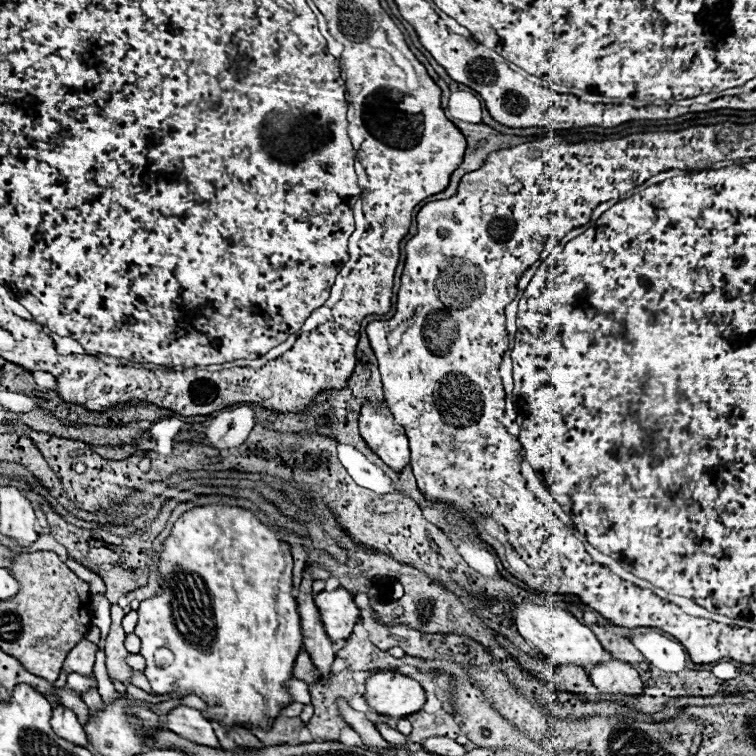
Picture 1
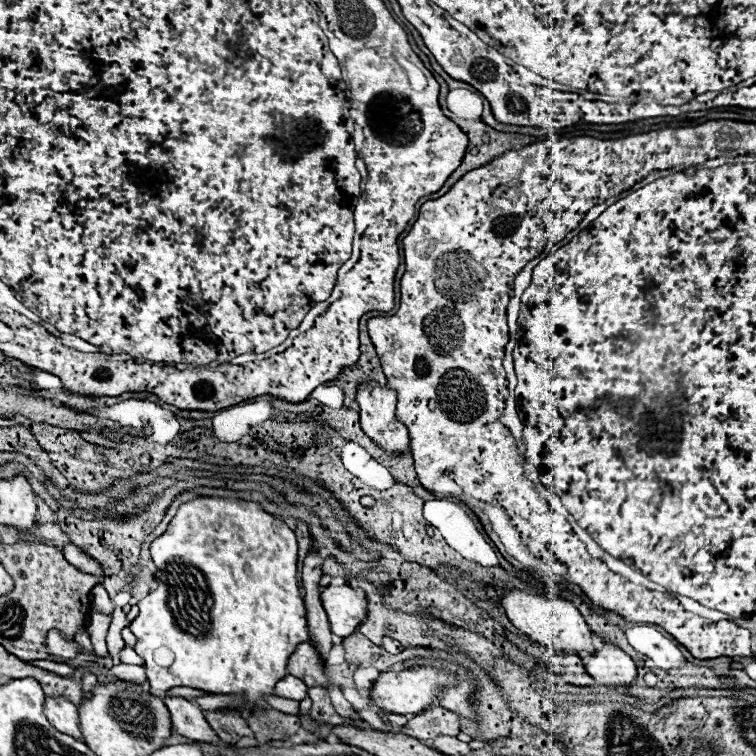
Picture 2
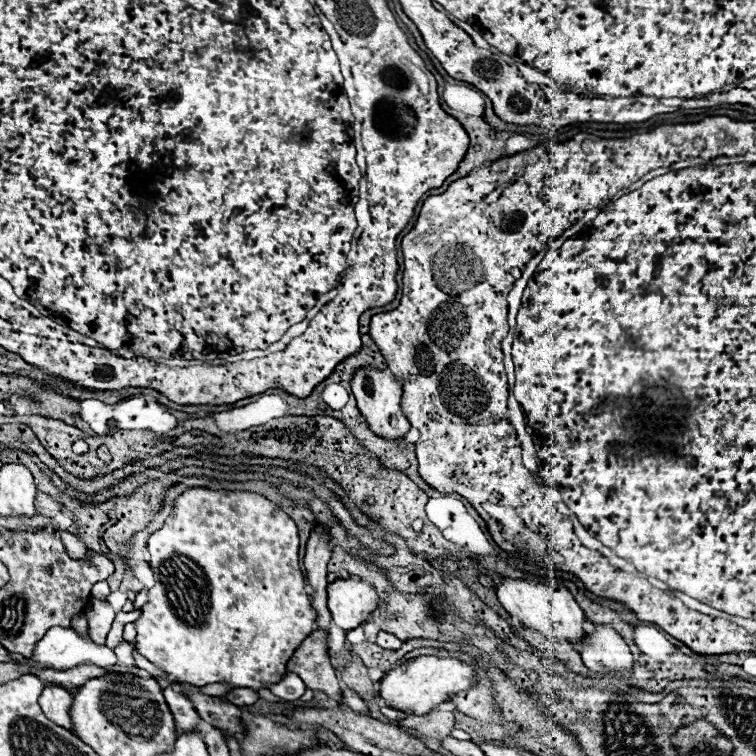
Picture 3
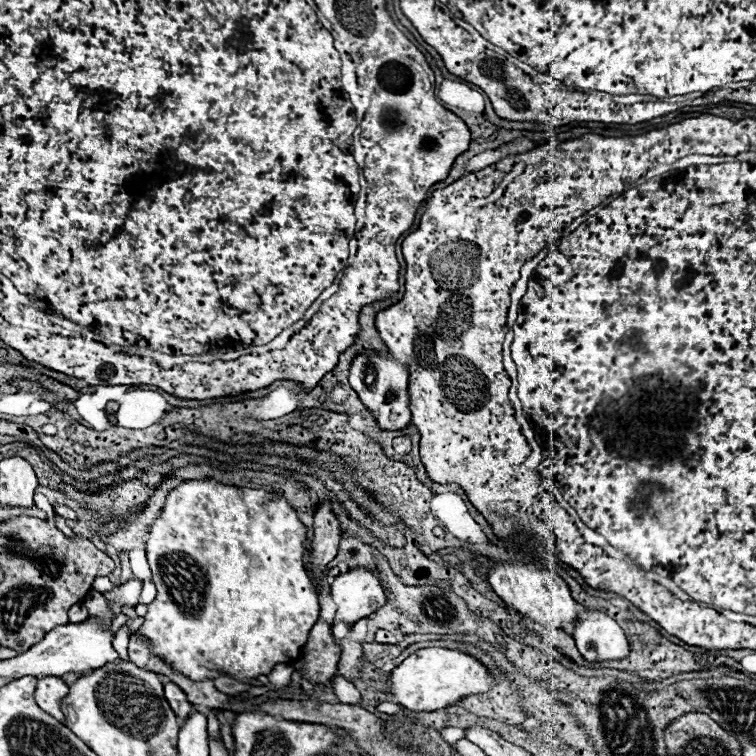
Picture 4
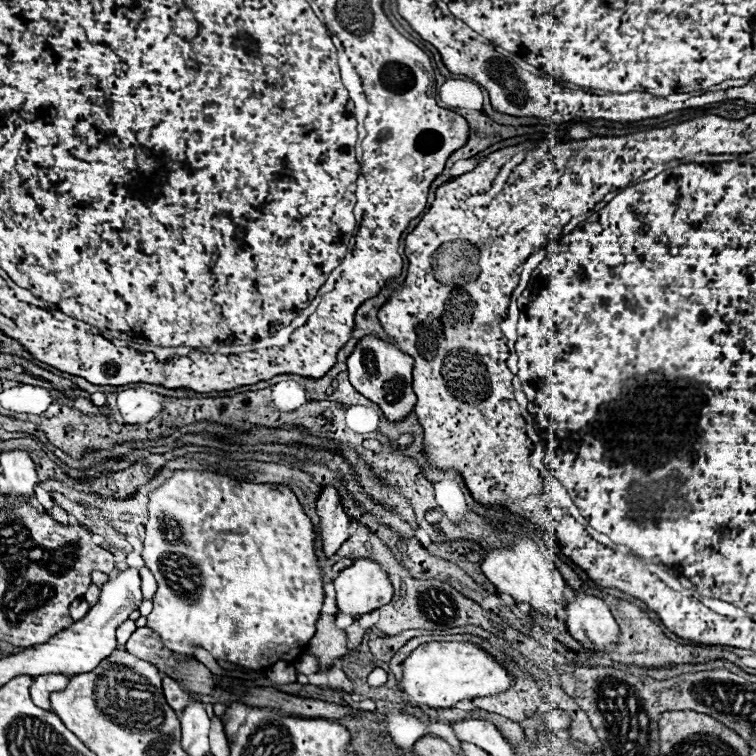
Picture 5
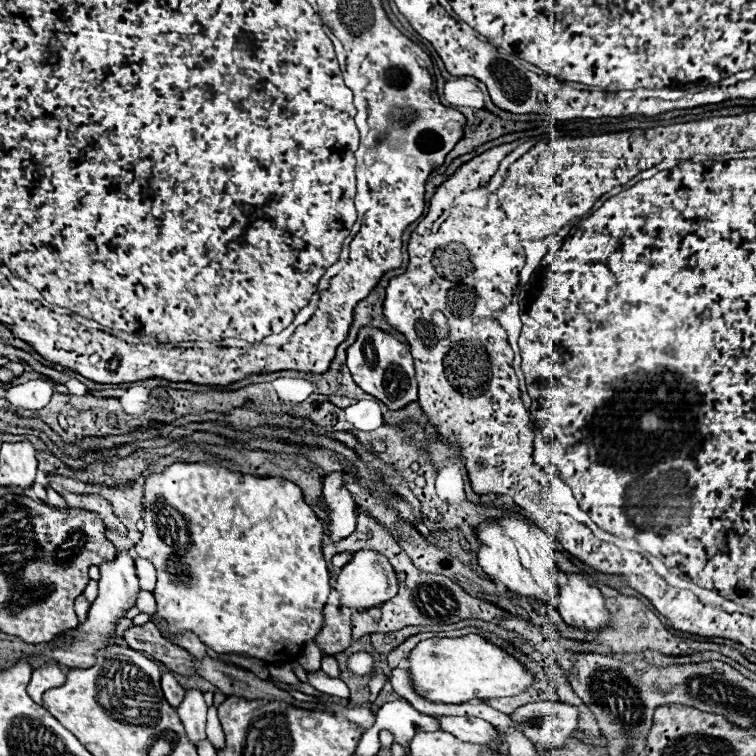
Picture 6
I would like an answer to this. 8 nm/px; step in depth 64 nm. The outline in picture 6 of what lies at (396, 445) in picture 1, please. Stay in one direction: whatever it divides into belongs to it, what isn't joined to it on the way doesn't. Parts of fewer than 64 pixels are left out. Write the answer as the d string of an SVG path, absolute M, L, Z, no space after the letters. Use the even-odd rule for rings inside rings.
M364 326L358 332L356 342L348 348L348 360L346 360L354 382L368 394L376 396L380 402L384 402L390 410L398 410L408 406L418 398L418 382L414 372L414 358L410 354L410 348L396 338L394 334Z

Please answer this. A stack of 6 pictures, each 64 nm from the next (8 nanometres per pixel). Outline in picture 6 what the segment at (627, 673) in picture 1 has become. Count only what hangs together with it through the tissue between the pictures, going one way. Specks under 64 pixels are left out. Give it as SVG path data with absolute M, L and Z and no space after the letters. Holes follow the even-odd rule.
M558 568L558 602L558 610L570 626L594 630L608 622L604 598L586 574L566 574Z

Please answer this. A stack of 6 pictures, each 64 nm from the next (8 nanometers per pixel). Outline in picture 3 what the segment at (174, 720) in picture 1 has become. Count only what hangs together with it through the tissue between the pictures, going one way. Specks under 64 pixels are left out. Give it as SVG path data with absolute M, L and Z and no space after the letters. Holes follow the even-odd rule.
M172 686L164 688L164 696L166 696L166 702L168 702L168 706L170 706L172 714L174 714L178 734L190 732L190 730L196 726L196 722L200 720L200 716L196 714L196 710L194 710L192 702L190 702L184 694L174 692L174 690L172 690Z

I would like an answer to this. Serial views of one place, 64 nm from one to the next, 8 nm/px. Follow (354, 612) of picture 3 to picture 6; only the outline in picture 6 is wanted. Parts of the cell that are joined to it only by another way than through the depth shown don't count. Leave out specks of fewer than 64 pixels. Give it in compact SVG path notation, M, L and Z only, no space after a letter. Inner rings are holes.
M358 550L352 554L352 560L342 568L340 576L336 578L336 590L342 592L340 606L366 610L372 606L382 606L384 602L392 600L392 596L396 596L398 592L398 578L384 554L376 550Z

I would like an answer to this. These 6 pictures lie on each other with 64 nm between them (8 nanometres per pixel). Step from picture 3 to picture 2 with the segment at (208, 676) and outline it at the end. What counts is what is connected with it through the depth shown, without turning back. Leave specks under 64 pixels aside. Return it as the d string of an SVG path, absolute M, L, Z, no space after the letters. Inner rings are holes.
M194 496L190 502L182 502L176 516L168 524L166 532L160 534L152 544L150 544L150 556L156 566L156 582L158 588L150 590L146 598L138 602L140 614L134 618L130 624L132 632L136 634L136 644L134 650L138 656L146 660L146 674L148 682L152 684L152 692L166 692L174 686L192 686L192 688L202 688L210 690L214 694L246 694L248 704L236 708L238 712L248 710L250 714L256 708L262 708L262 696L264 694L274 694L274 686L278 680L288 676L288 658L296 650L296 646L304 640L308 640L308 618L306 618L306 606L304 598L300 594L300 584L298 584L298 568L296 568L296 554L298 554L298 542L290 526L282 520L266 512L258 502L248 502L240 498L220 498L220 496Z

